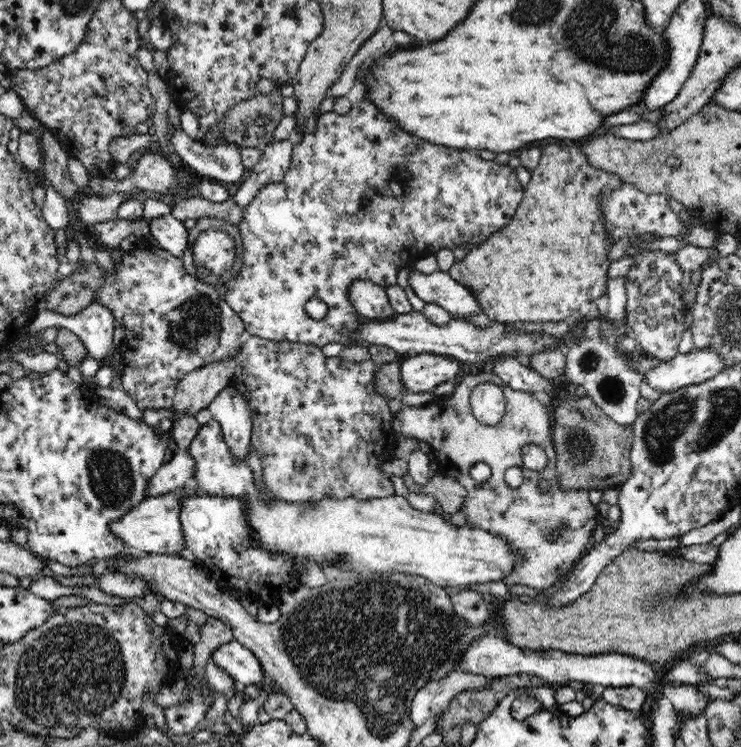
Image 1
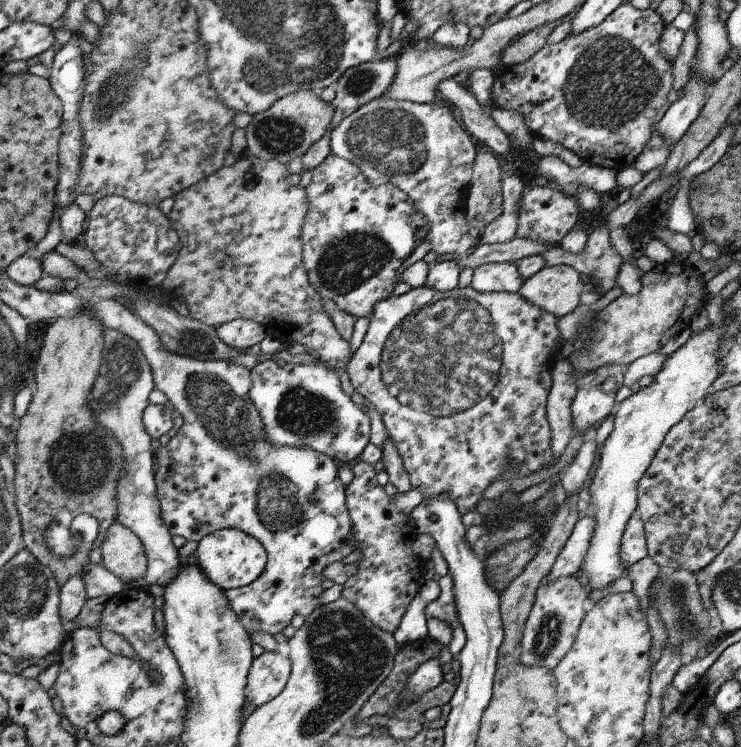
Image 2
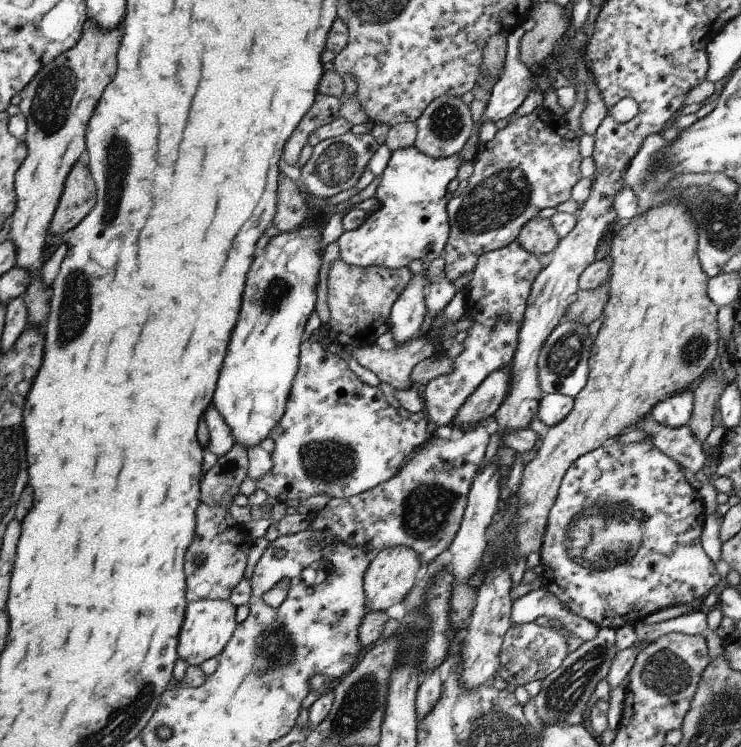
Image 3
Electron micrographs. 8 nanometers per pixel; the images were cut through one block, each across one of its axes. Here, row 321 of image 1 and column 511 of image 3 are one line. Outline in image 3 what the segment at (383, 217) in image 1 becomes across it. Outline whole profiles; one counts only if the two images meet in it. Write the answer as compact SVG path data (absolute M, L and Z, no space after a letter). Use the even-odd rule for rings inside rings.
M518 239L504 248L482 254L478 258L472 280L464 289L465 313L472 316L472 327L460 337L464 350L454 360L452 372L430 380L424 387L424 411L428 421L432 420L438 427L449 426L466 398L485 378L494 370L510 366L518 346L518 330L524 318L531 286L544 267L543 260L526 252L518 244ZM502 314L508 314L508 322L500 320Z

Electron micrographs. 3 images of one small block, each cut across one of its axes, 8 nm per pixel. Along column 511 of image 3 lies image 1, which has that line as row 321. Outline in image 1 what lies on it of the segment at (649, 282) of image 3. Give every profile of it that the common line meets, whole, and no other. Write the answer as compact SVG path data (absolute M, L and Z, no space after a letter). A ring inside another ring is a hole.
M550 145L541 150L538 166L531 170L531 178L524 188L522 202L504 228L496 230L486 242L476 248L447 271L448 274L469 288L476 296L482 312L492 321L515 322L560 322L569 321L590 301L607 294L608 268L612 260L608 252L614 242L606 238L608 231L602 219L602 194L608 194L622 186L618 175L598 169L589 164L580 148Z

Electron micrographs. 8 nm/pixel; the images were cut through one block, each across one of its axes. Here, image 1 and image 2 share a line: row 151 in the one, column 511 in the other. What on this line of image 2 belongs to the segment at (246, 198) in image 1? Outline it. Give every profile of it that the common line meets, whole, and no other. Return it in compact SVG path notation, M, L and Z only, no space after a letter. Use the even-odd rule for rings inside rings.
M512 262L487 263L472 272L471 288L478 293L518 293L524 280Z

